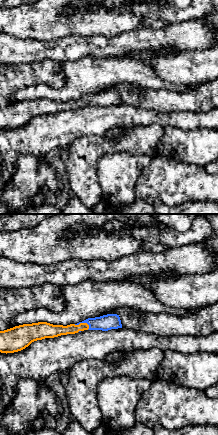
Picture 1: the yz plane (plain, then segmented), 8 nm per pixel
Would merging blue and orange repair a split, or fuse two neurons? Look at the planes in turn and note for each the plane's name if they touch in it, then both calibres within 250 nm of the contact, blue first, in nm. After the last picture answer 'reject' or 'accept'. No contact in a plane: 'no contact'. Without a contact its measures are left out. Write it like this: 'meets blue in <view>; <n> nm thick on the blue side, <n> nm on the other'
meets blue in yz; 130 nm thick on the blue side, 100 nm on the other

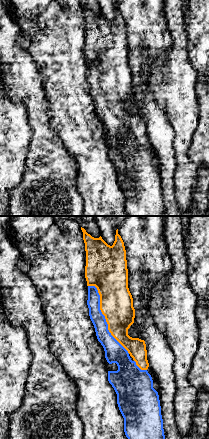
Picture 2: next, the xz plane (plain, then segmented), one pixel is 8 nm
meets blue in xz; 140 nm thick on the blue side, 280 nm on the other

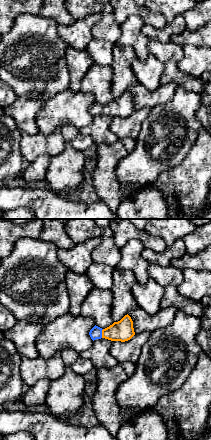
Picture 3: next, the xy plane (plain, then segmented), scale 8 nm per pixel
meets blue in xy; 100 nm thick on the blue side, 170 nm on the other

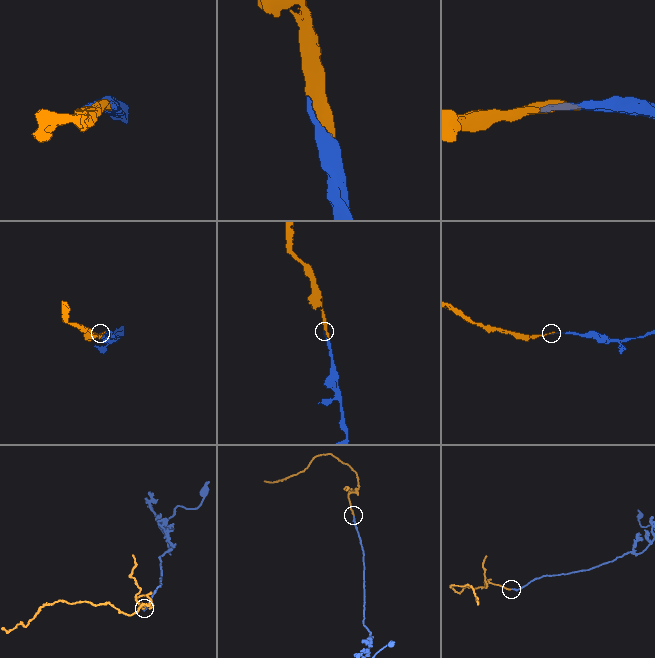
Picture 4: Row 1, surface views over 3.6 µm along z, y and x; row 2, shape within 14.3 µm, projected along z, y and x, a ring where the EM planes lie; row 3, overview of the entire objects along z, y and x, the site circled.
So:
accept

